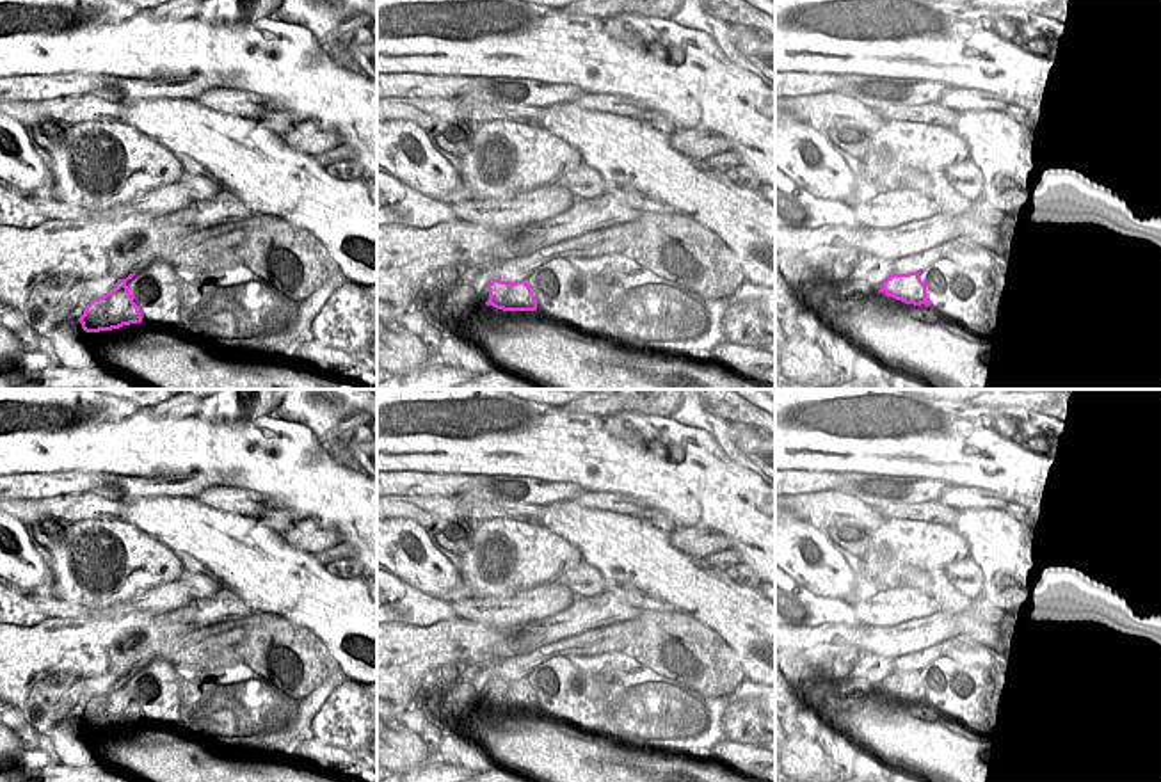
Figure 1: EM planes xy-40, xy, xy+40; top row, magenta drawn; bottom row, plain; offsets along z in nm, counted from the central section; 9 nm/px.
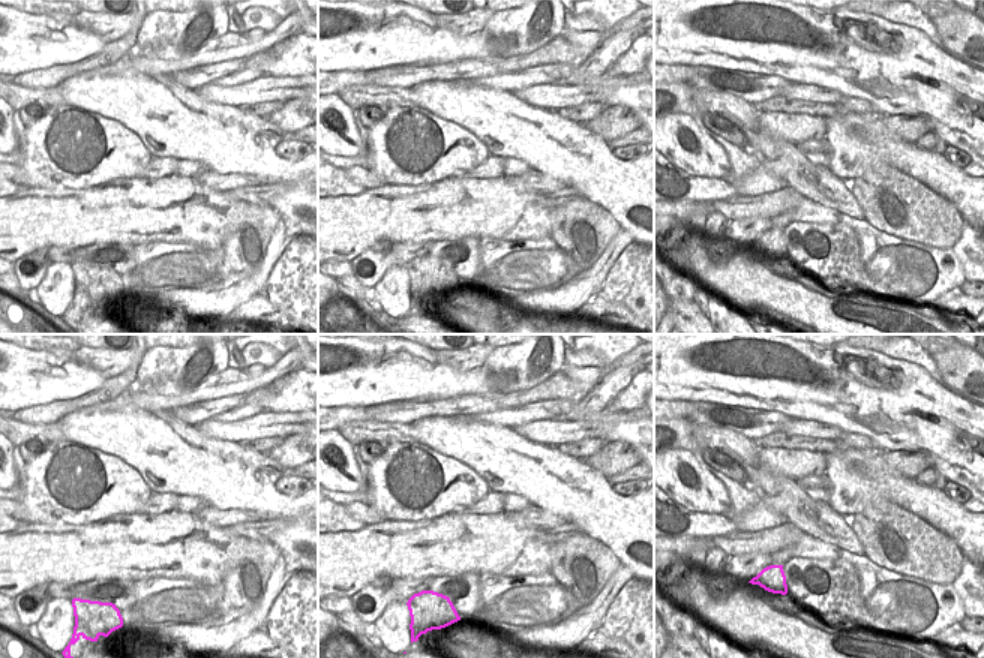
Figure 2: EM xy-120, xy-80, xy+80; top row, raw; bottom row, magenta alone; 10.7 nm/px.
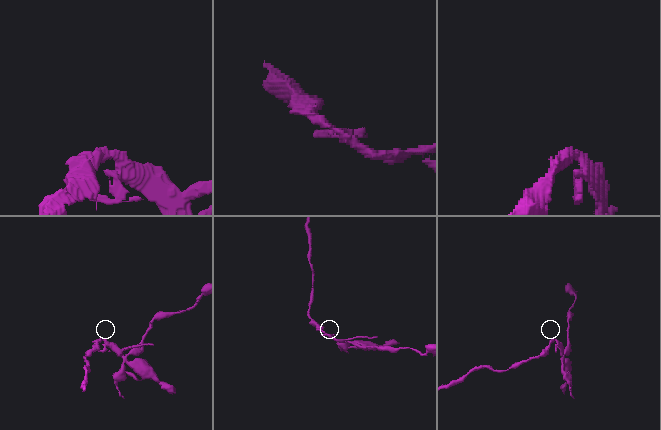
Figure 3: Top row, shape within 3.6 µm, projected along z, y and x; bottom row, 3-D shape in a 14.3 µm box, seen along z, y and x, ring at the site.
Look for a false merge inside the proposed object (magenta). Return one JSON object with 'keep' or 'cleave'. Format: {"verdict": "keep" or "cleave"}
{"verdict": "cleave"}

